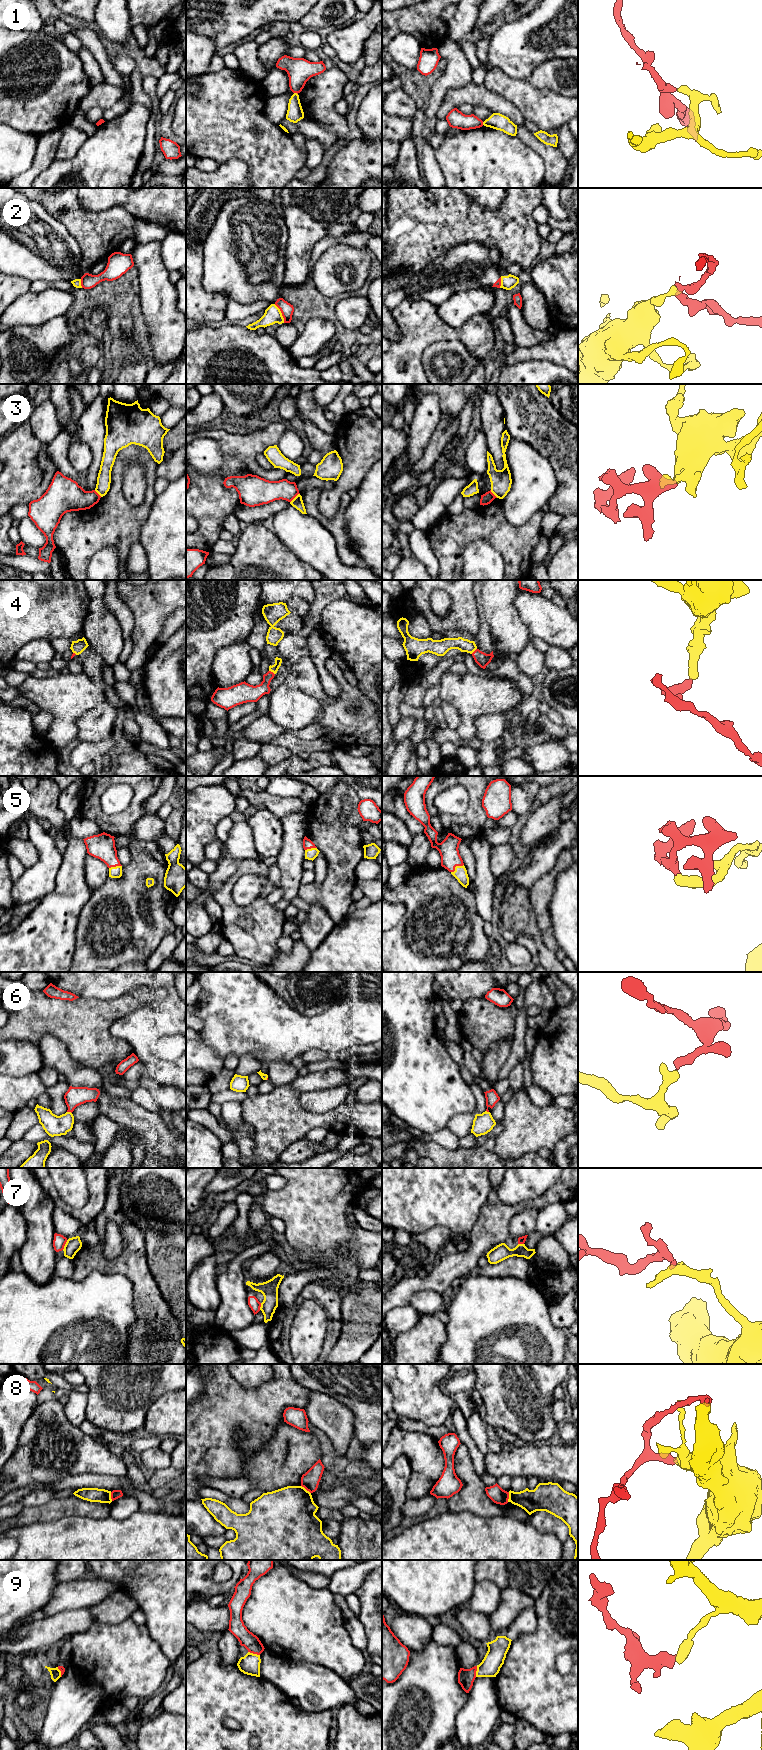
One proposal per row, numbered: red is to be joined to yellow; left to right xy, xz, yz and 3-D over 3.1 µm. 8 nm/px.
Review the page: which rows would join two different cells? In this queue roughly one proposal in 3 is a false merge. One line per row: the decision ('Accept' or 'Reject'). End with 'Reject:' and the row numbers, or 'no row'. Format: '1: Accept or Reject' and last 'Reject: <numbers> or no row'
1: Reject
2: Reject
3: Reject
4: Accept
5: Accept
6: Accept
7: Accept
8: Reject
9: Reject
Reject: 1, 2, 3, 8, 9

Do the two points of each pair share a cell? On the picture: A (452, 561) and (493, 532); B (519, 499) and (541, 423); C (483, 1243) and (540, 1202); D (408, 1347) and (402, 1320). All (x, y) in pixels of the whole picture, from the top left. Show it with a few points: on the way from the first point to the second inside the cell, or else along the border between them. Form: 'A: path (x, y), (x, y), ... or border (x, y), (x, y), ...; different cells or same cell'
A: path (459, 549), (460, 545), (473, 532), (481, 532); same cell
B: border (512, 437), (528, 443), (550, 464); different cells
C: path (493, 1228), (512, 1209), (525, 1205); same cell
D: border (421, 1315), (421, 1318), (411, 1329), (398, 1334); different cells

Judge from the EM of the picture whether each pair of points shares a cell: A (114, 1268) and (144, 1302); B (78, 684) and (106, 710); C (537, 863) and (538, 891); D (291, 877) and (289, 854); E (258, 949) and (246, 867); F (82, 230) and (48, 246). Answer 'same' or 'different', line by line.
A: same
B: different
C: different
D: same
E: same
F: different

